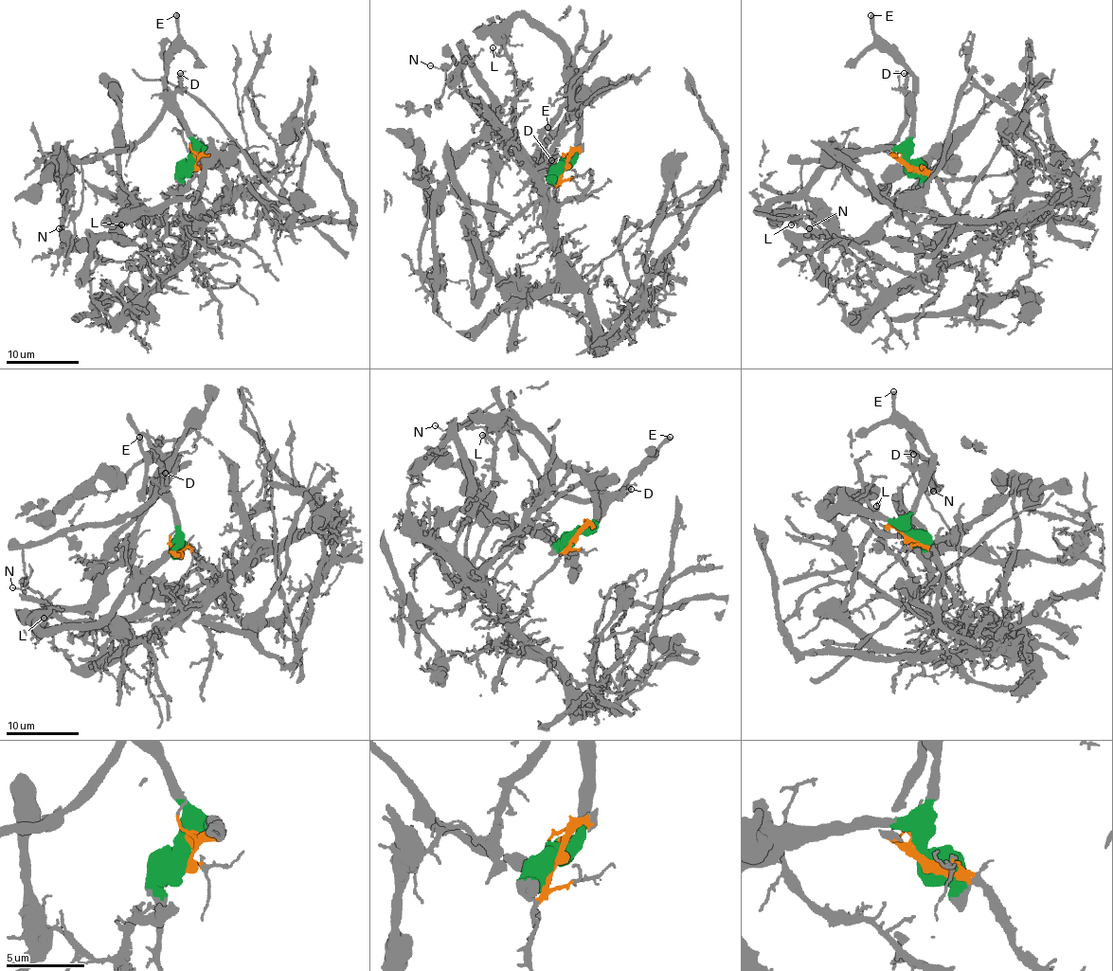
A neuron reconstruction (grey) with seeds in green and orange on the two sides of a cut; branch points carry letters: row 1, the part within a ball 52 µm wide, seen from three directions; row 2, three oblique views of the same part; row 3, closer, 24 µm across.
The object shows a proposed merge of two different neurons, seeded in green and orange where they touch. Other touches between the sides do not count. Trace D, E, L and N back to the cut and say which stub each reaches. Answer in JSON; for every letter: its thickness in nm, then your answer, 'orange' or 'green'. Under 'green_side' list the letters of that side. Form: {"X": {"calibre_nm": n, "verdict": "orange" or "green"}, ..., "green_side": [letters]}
{"D": {"calibre_nm": 200, "verdict": "green"}, "E": {"calibre_nm": 480, "verdict": "green"}, "L": {"calibre_nm": 140, "verdict": "orange"}, "N": {"calibre_nm": 110, "verdict": "green"}, "green_side": ["D", "E", "N"]}

